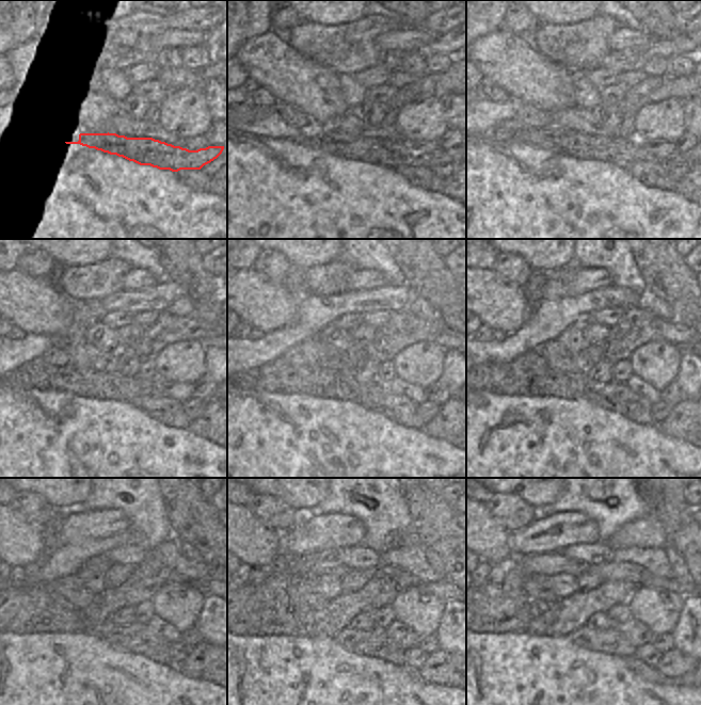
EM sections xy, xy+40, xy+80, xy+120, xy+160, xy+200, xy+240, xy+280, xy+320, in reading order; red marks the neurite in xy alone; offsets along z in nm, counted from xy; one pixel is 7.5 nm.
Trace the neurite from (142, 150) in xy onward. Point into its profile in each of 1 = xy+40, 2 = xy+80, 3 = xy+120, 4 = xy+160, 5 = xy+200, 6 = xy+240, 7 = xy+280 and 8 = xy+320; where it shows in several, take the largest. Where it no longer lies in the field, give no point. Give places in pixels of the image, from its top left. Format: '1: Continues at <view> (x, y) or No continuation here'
1: Continues at xy+40 (393, 154)
2: Continues at xy+80 (622, 151)
3: Continues at xy+120 (36, 374)
4: Continues at xy+160 (277, 377)
5: Continues at xy+200 (516, 378)
6: Continues at xy+240 (28, 609)
7: Continues at xy+280 (264, 609)
8: Continues at xy+320 (504, 607)

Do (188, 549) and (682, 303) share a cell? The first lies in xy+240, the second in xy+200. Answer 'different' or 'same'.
different

